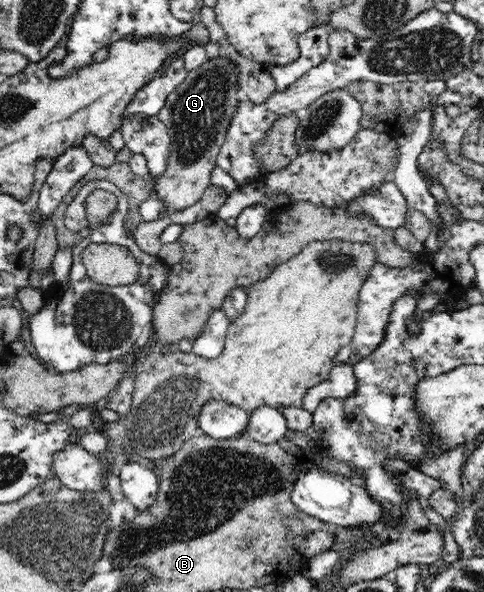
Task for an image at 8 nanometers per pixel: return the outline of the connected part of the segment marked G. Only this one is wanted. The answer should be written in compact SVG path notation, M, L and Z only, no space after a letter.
M220 54L189 70L184 82L166 97L165 107L157 117L166 125L170 135L170 152L167 154L166 168L152 177L155 191L151 189L151 194L167 210L184 211L196 204L211 185L212 168L217 165L216 158L226 140L227 126L242 97L238 87L238 67Z

